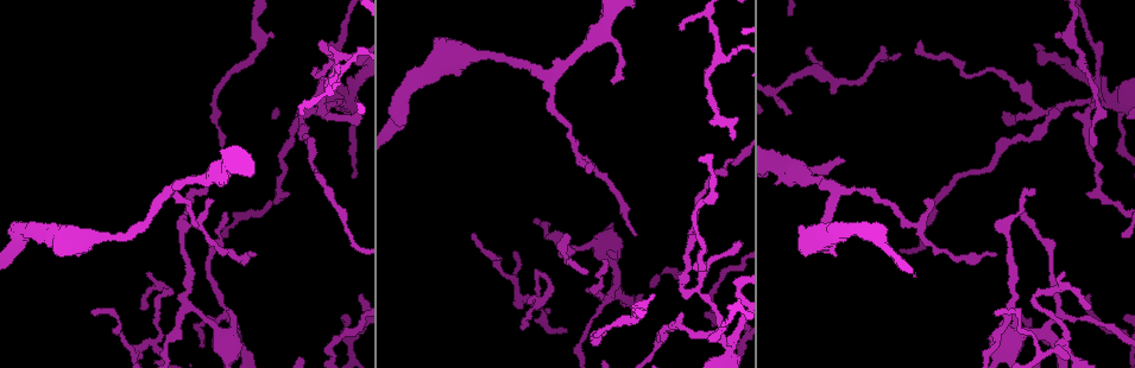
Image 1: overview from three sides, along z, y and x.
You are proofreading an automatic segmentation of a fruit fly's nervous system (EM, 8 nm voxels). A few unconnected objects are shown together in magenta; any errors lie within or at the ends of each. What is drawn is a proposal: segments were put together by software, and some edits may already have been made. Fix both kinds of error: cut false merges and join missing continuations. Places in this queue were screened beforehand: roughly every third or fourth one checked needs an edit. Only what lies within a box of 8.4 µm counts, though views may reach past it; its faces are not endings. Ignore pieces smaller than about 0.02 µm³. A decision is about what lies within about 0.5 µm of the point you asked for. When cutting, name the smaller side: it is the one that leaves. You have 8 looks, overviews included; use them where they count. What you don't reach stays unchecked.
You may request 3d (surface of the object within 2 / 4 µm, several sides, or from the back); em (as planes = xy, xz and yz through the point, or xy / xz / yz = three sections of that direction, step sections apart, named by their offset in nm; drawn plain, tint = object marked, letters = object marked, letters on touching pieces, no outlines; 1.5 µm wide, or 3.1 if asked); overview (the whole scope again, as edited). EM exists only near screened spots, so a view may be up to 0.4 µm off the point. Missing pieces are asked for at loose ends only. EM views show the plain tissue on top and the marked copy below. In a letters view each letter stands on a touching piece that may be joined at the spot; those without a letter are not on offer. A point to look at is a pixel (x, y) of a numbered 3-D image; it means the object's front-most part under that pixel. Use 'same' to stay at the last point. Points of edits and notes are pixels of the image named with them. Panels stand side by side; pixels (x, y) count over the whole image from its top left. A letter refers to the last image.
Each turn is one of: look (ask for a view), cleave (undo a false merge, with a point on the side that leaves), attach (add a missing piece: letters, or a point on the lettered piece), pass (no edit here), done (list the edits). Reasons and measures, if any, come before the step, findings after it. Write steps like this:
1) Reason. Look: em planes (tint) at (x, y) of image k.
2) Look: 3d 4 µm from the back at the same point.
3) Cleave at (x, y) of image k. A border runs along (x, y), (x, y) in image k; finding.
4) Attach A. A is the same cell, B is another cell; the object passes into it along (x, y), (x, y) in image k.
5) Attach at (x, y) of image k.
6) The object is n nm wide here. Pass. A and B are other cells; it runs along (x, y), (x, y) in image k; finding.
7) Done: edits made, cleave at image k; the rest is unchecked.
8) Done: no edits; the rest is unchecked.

Tapers out. Look: em planes (letters) at (842, 159) of image 1.

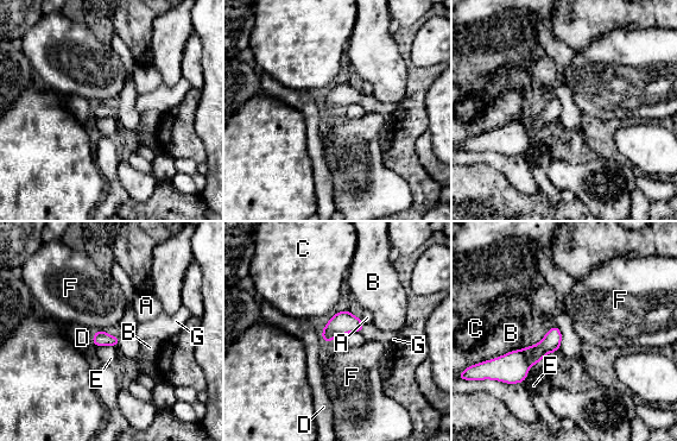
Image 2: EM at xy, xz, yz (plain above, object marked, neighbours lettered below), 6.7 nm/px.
The object is 100 nm wide here. Attach G. G is the same cell, A, B, C, D, E and F are other cells; the object passes into it along (341, 323), (362, 328), (391, 340) in image 2; the cell continues.

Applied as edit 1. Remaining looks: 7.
Abrupt turn. Look: em planes (tint) at (543, 275) of image 1.

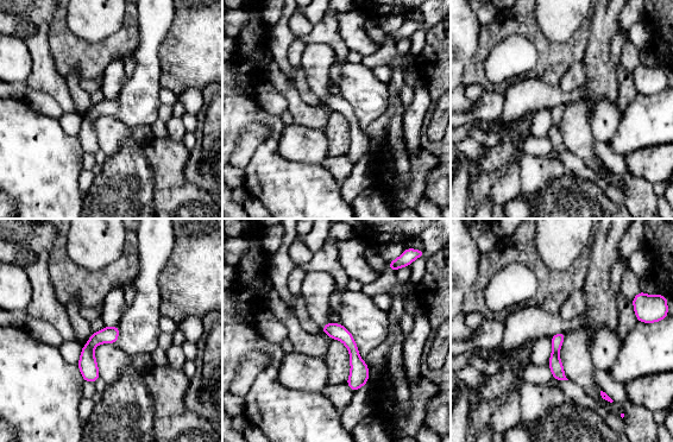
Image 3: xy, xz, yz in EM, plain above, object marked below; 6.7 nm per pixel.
Look: em planes (letters) at the same point.

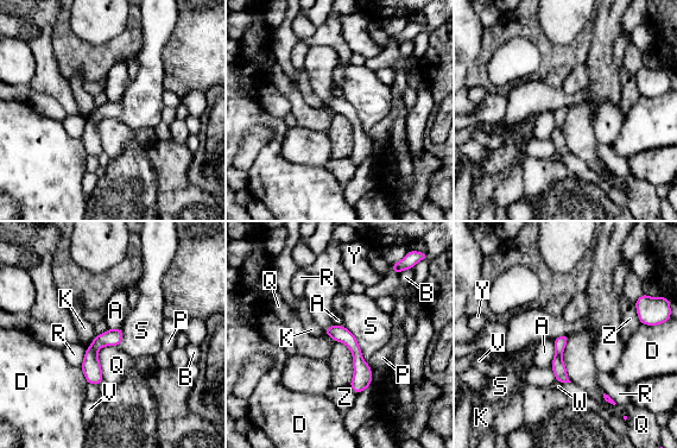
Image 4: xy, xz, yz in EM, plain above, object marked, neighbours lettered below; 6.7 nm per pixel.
The object is 80 nm wide here; the longest contact is with S, 320 nm. Pass. A, B, D, K, P, Q, R, S, V, W, Y and Z are other cells; all the same cell.

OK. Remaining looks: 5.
Tapers out. Look: em xz step 8 (letters) at (590, 165) of image 1.

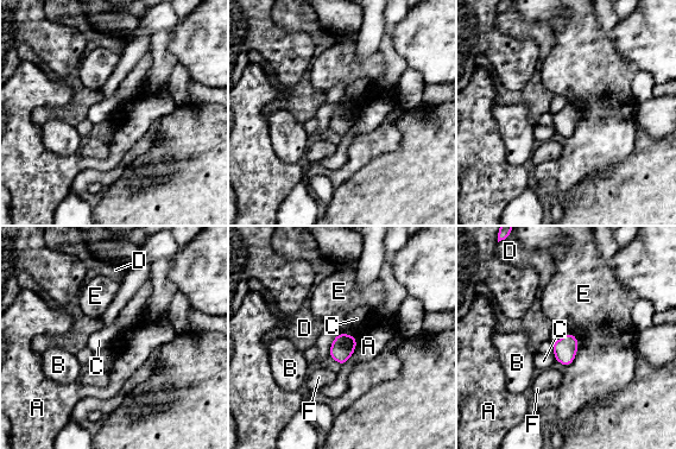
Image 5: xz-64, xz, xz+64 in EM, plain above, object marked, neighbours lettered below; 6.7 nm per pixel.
Another direction. Look: em planes (letters) at the same point.

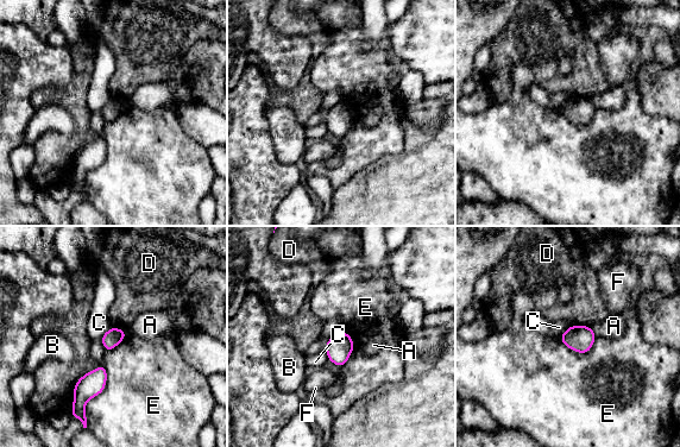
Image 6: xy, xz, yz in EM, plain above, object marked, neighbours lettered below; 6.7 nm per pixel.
Pass. A, B, C, D, E and F are other cells; a border runs along (102, 364), (105, 388), (86, 419) in image 6; no lettered piece goes on from it.

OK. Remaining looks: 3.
Look: 3d 4 µm from the back at (635, 233) of image 1.

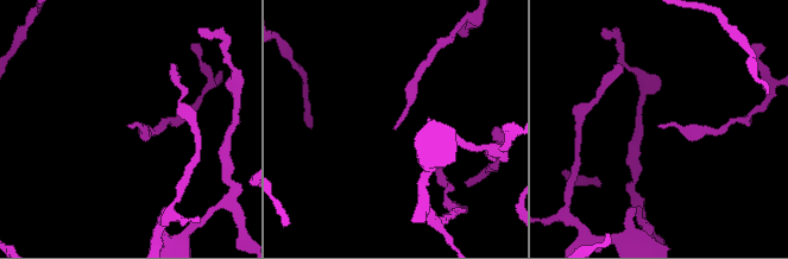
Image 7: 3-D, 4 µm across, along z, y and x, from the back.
Now the EM. Look: em xz step 4 (letters) at (394, 128) of image 7.

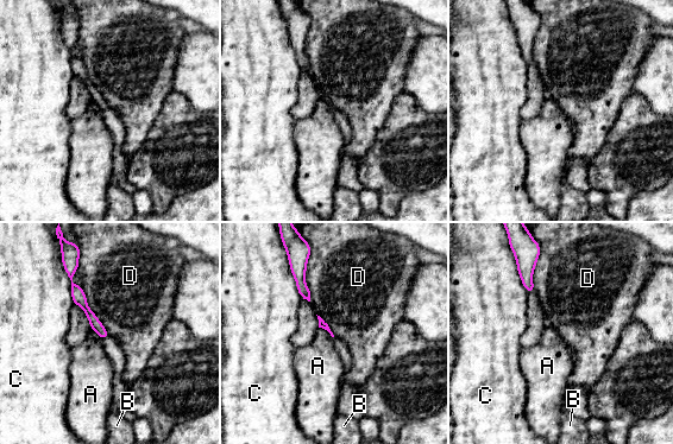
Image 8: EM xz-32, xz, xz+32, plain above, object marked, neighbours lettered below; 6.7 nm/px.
Pass. A, B, C and D are other cells; no lettered piece goes on from it.

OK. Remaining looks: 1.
Done: edits made, attach at image 2; the rest is unchecked.

